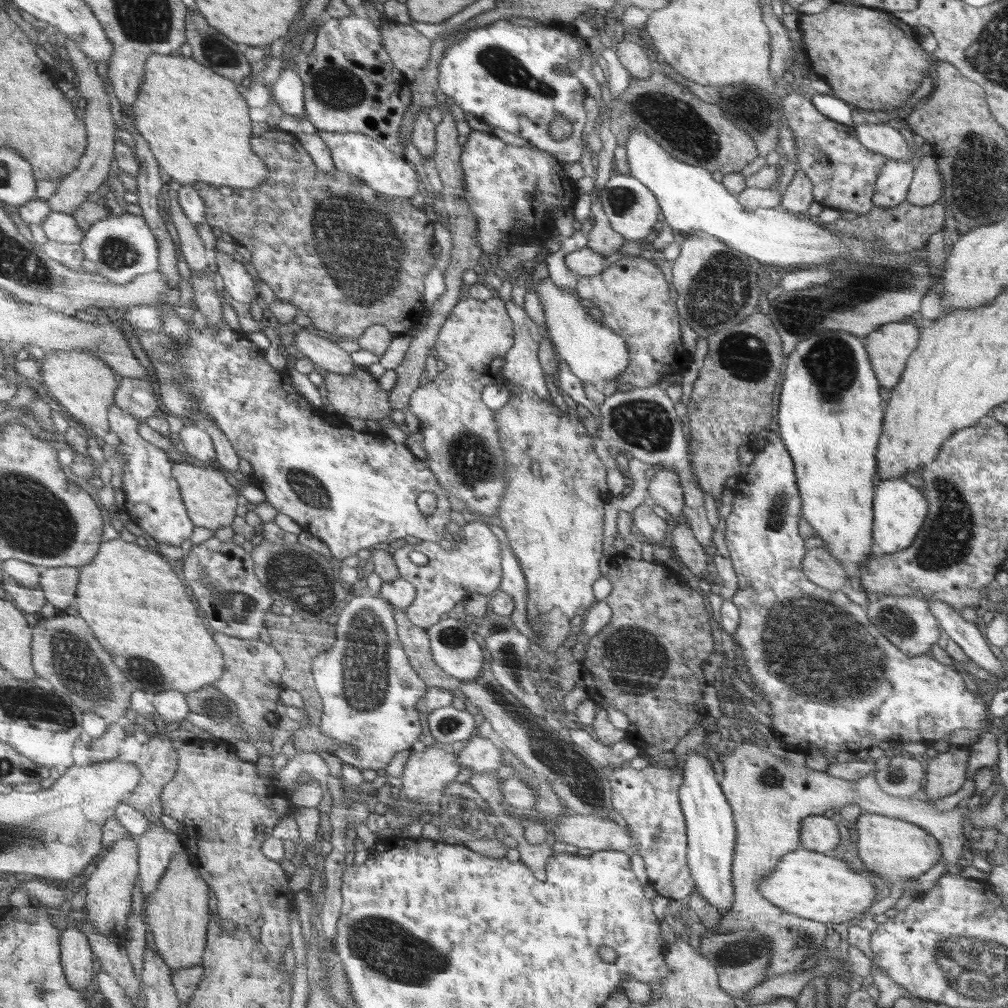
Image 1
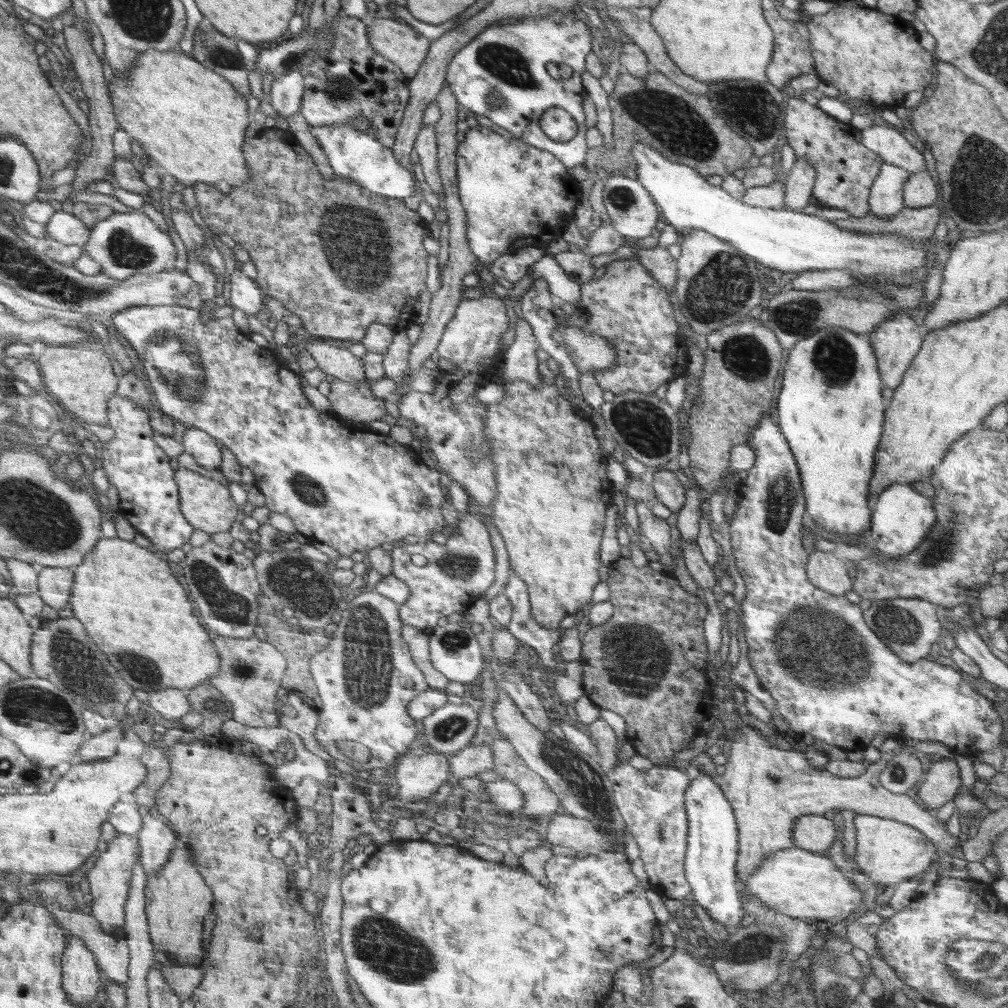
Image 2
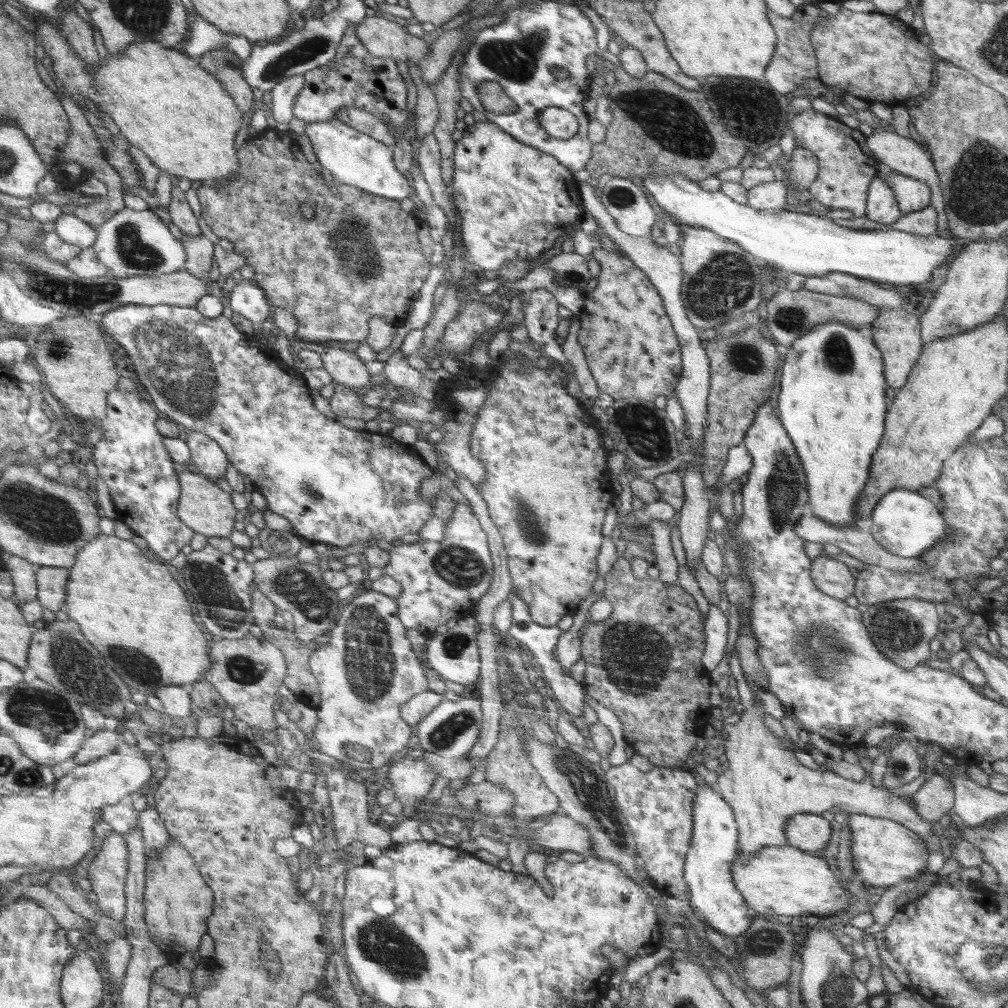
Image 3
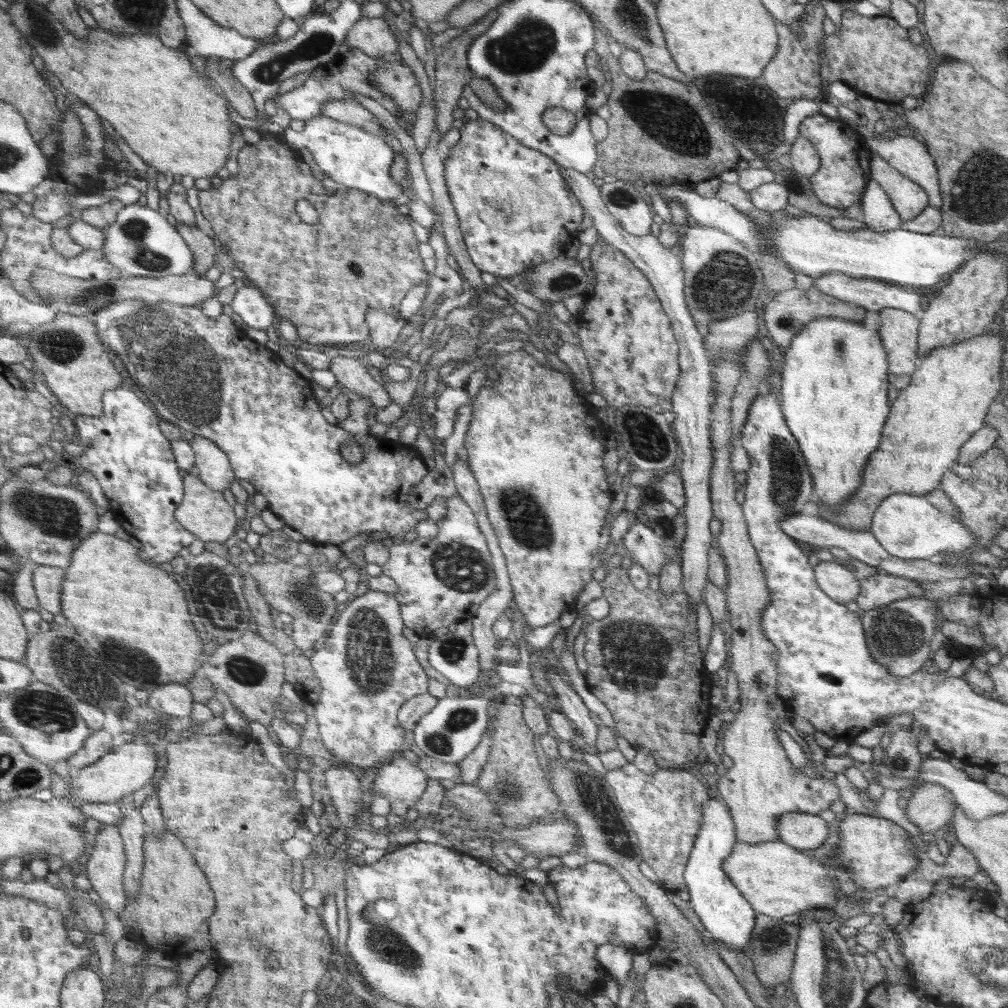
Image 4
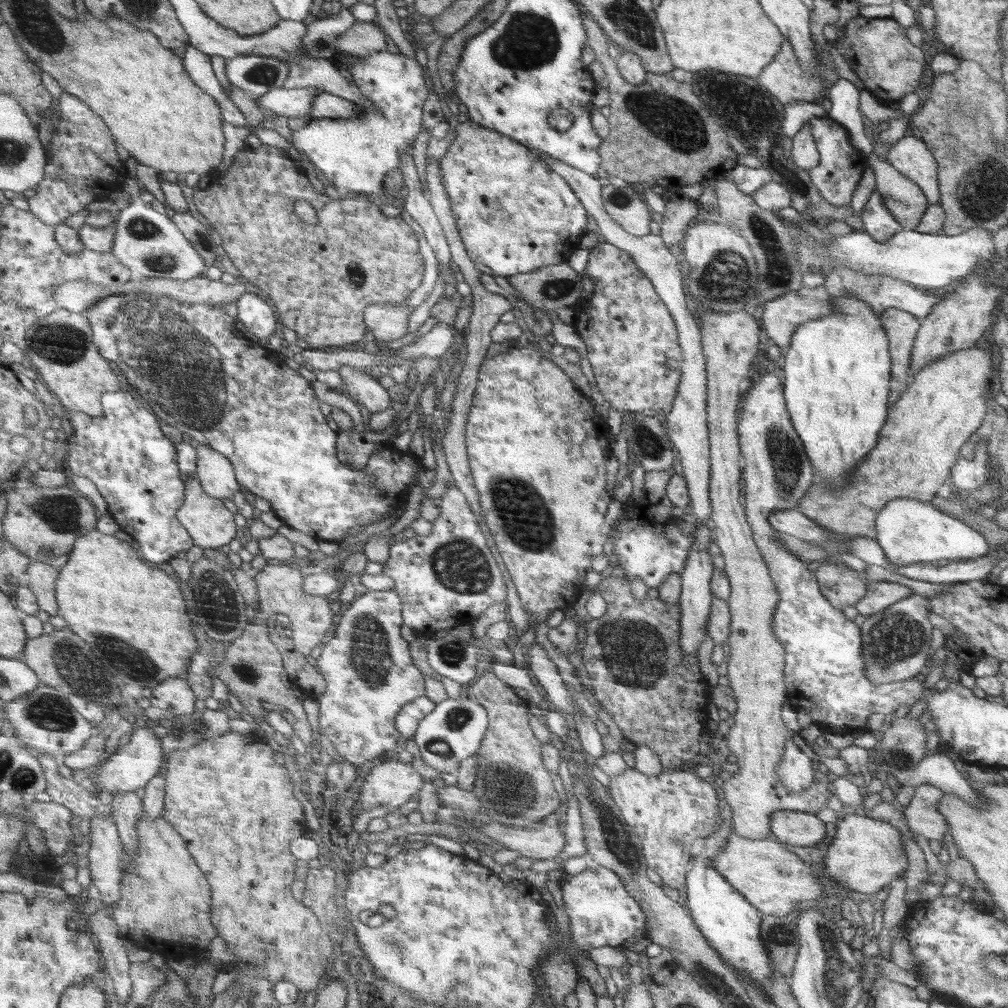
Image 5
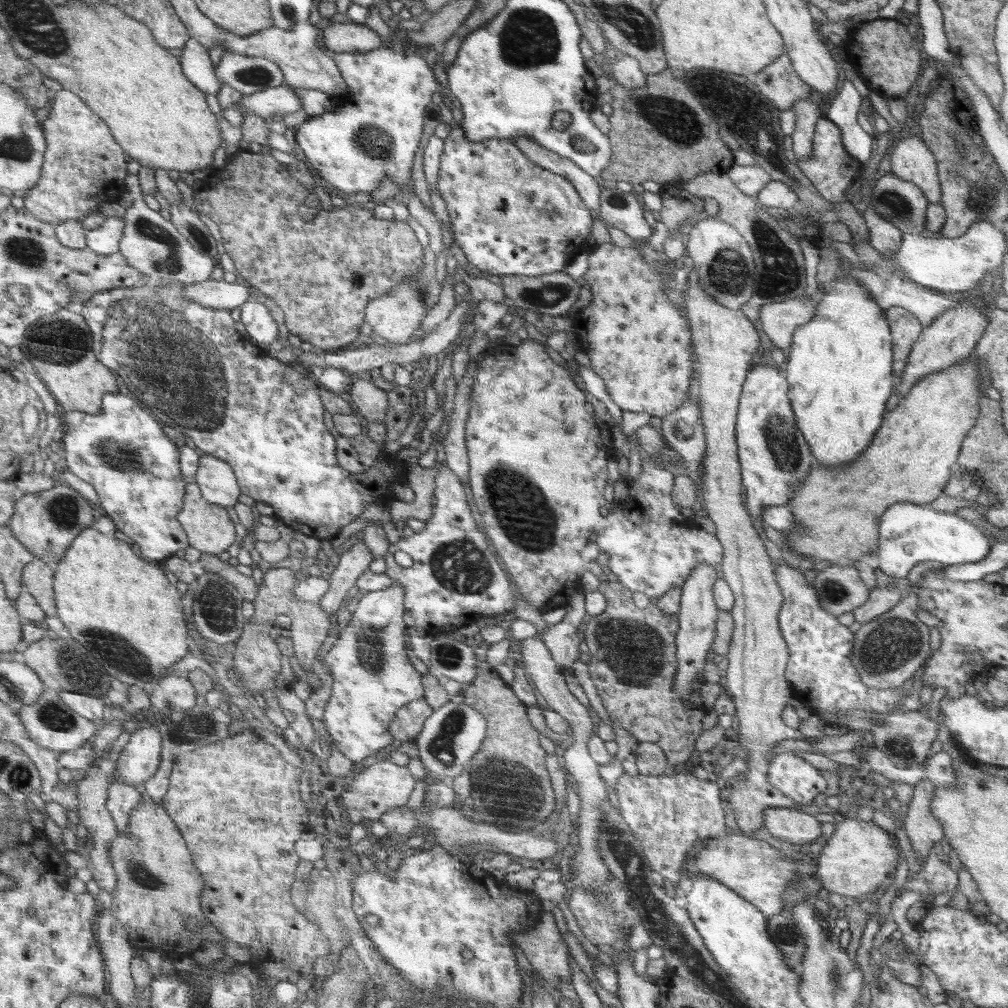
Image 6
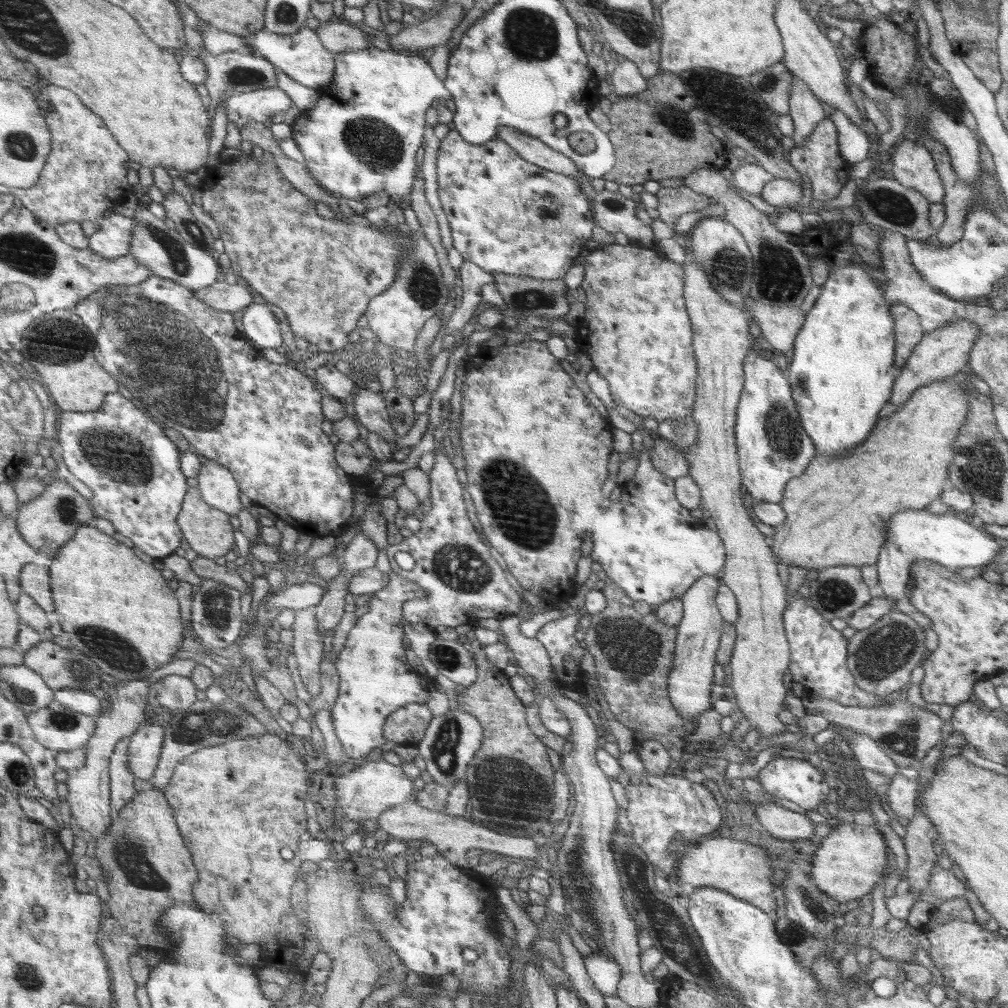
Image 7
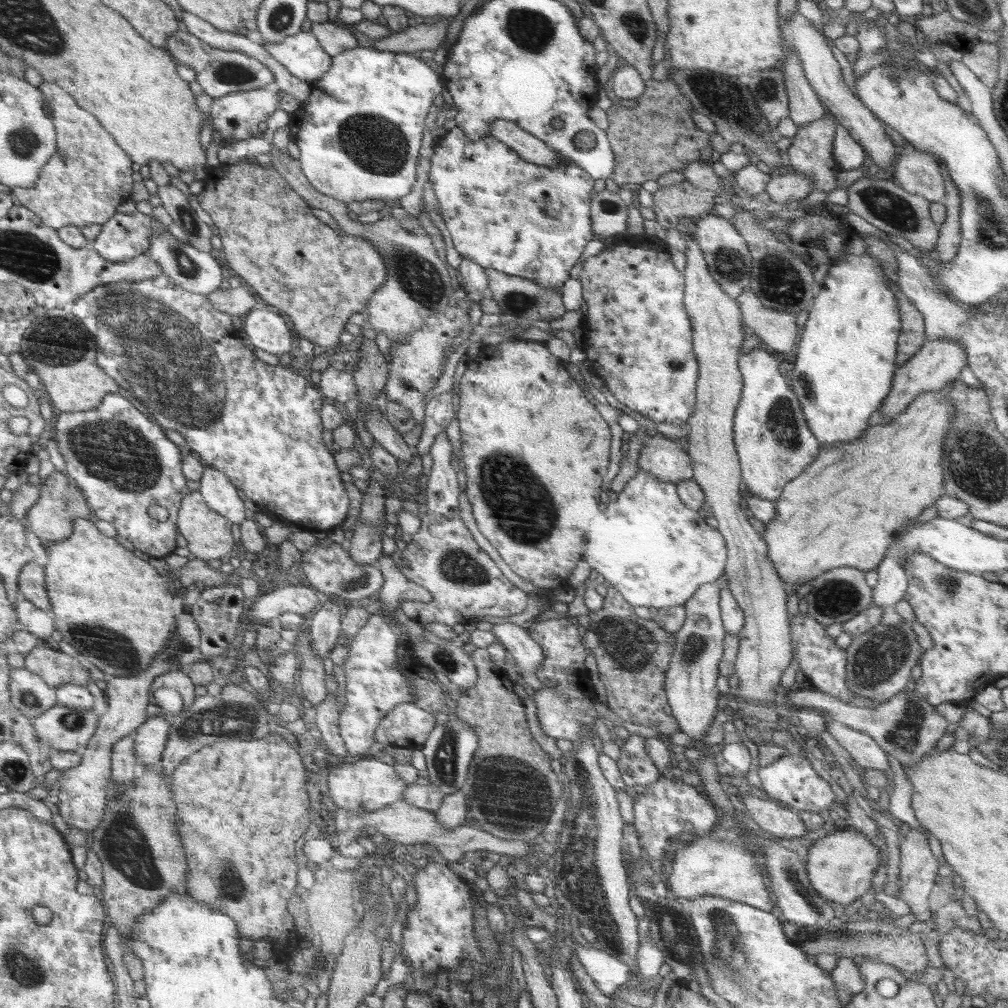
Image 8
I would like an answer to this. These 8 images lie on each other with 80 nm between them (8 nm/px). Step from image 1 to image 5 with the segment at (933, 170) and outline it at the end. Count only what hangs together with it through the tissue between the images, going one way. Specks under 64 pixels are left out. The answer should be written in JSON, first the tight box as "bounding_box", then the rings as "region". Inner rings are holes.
{"bounding_box":[866,149,930,230],"region":[[[877,149],[870,154],[866,163],[874,166],[875,190],[879,192],[884,208],[893,214],[903,230],[915,230],[930,205],[923,190],[900,174],[887,160],[880,159]]]}

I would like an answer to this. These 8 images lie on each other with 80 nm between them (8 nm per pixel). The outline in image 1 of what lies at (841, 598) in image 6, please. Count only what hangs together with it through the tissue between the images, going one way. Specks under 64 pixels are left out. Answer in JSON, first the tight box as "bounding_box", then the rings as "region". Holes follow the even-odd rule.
{"bounding_box":[801,547,848,591],"region":[[[815,547],[806,551],[801,563],[807,579],[822,588],[840,591],[847,584],[848,577],[842,563],[824,547]]]}

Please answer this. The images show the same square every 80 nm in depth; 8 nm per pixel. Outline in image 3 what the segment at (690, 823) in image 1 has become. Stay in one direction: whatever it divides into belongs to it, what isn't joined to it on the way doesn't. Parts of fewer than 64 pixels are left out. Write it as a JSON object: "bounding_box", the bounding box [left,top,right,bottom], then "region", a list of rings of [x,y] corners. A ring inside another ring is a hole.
{"bounding_box":[684,783,753,939],"region":[[[703,783],[695,796],[694,835],[685,865],[684,876],[690,886],[688,899],[702,913],[704,922],[732,939],[742,936],[753,922],[753,913],[733,880],[733,864],[740,852],[739,839],[740,829],[733,807],[721,797],[718,790]]]}

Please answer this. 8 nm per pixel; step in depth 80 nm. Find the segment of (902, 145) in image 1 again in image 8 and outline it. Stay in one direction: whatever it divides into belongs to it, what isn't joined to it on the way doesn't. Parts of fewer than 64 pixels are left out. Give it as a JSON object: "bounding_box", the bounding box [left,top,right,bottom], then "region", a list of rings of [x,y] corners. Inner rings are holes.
{"bounding_box":[895,146,945,202],"region":[[[908,146],[906,154],[896,160],[895,182],[910,194],[916,194],[930,202],[945,199],[944,172],[936,158]]]}

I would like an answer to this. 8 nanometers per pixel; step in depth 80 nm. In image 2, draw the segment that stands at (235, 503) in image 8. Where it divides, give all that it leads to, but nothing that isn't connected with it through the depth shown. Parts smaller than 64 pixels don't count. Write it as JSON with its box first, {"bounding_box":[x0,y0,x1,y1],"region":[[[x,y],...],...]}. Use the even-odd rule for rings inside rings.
{"bounding_box":[182,427,222,470],"region":[[[188,427],[184,432],[182,445],[185,452],[191,454],[194,460],[206,470],[220,470],[222,453],[217,440],[208,433],[195,427]]]}

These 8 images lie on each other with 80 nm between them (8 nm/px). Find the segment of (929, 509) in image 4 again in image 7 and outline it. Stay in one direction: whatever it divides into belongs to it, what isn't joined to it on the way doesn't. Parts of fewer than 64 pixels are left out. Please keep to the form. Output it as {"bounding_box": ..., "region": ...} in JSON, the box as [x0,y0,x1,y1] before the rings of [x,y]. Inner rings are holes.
{"bounding_box":[873,509,1004,599],"region":[[[926,509],[897,512],[887,523],[885,541],[881,544],[875,562],[879,579],[873,592],[898,599],[905,594],[910,567],[914,561],[934,561],[952,571],[961,566],[985,566],[997,558],[1004,544],[1002,540],[981,530],[970,517],[947,513],[934,515]]]}

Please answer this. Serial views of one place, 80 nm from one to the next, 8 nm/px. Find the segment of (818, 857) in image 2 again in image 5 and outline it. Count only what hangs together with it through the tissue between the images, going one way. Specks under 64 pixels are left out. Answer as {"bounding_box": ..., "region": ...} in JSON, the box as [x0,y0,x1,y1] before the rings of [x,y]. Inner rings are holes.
{"bounding_box":[714,832,826,917],"region":[[[730,832],[724,854],[714,856],[714,870],[732,887],[736,887],[763,915],[786,917],[799,902],[818,901],[826,897],[822,895],[822,886],[818,884],[821,873],[814,868],[806,868],[796,854],[786,850],[783,844],[772,836],[764,840],[750,840]]]}

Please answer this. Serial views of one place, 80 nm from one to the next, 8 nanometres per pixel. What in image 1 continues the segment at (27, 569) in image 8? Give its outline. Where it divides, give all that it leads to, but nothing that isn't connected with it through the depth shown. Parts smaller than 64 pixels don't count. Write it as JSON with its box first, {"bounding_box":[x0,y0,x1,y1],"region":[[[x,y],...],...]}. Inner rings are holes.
{"bounding_box":[39,566,80,611],"region":[[[63,566],[41,570],[39,585],[44,591],[45,599],[61,611],[72,610],[78,584],[80,584],[78,567]]]}

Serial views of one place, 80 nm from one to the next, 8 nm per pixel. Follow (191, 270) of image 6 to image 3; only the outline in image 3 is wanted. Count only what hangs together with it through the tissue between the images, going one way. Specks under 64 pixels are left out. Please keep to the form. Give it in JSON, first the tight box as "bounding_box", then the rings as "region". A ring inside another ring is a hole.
{"bounding_box":[90,206,187,276],"region":[[[125,206],[95,229],[98,236],[90,247],[114,276],[162,276],[185,268],[187,256],[184,245],[172,235],[170,226],[150,208],[134,210]]]}

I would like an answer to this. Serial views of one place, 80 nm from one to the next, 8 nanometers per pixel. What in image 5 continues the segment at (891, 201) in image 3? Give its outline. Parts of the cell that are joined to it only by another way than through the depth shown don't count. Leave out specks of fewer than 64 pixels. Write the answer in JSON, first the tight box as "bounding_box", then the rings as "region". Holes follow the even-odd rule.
{"bounding_box":[861,190,903,242],"region":[[[874,190],[865,204],[861,219],[863,220],[865,231],[876,242],[886,242],[903,230],[901,224],[896,222],[893,214],[890,214],[887,208],[884,208],[877,190]]]}

